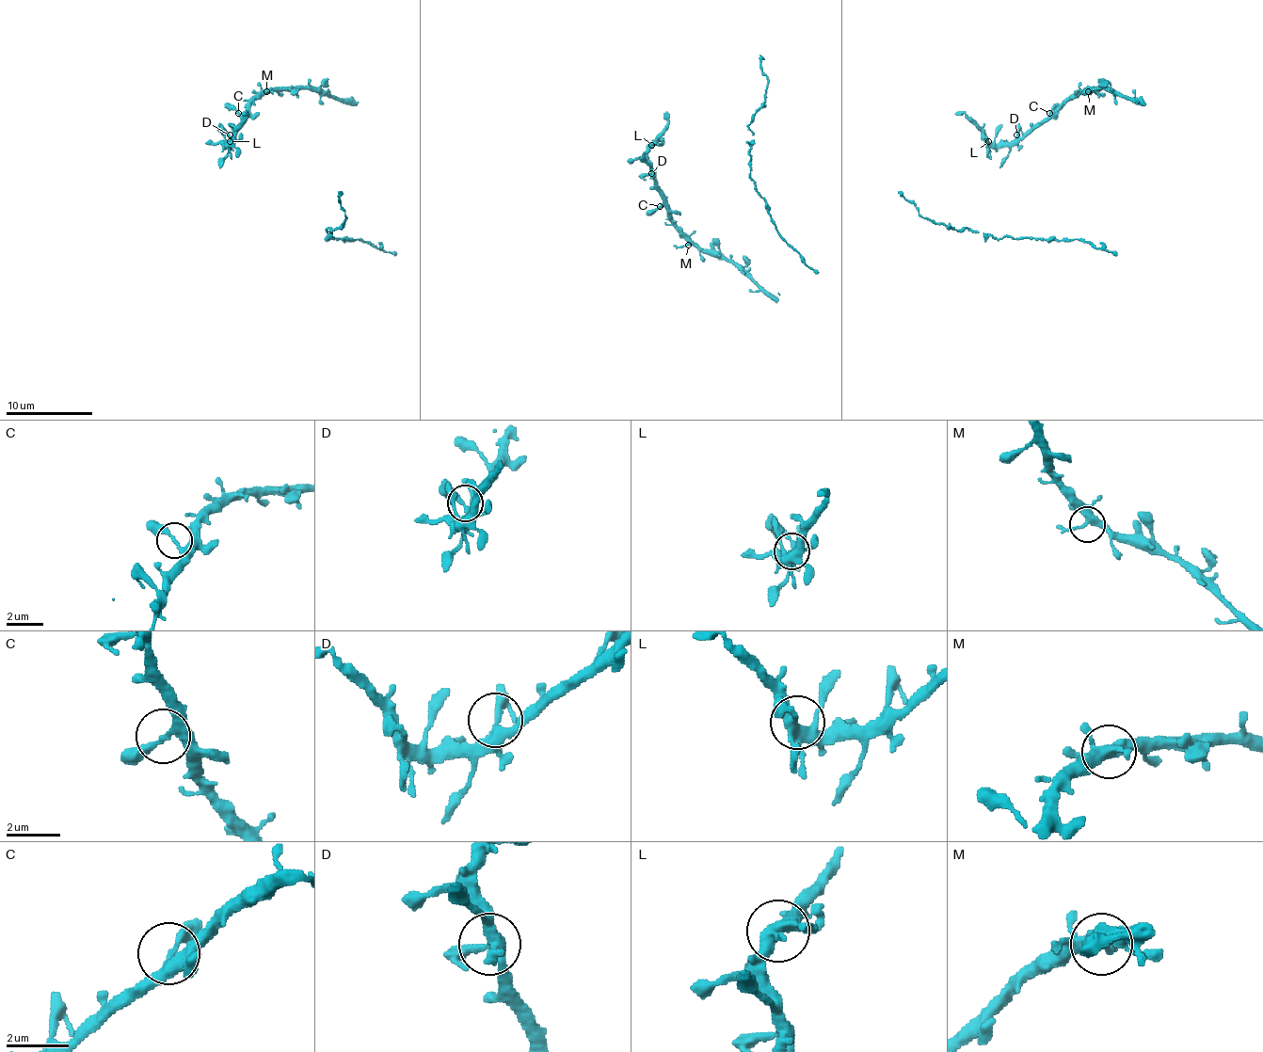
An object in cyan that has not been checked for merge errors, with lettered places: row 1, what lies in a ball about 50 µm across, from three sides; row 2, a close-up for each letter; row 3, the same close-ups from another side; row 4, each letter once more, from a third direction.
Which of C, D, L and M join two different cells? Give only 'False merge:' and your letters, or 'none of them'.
False merge: none of them

